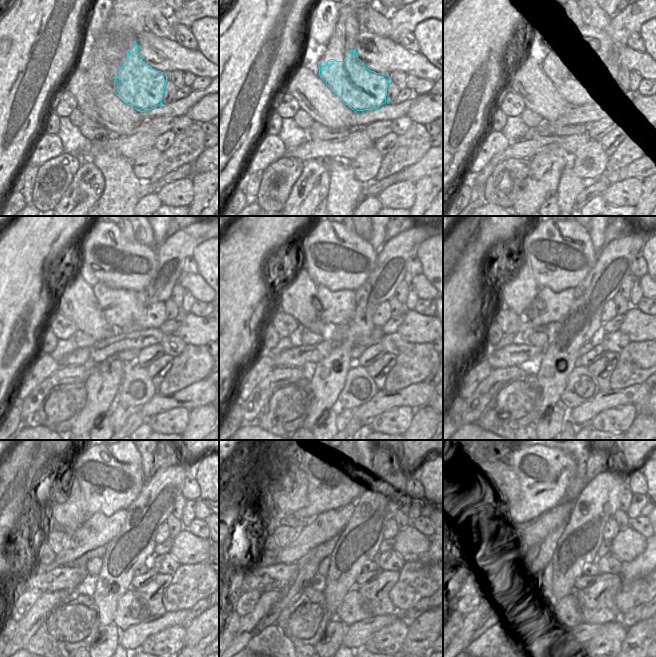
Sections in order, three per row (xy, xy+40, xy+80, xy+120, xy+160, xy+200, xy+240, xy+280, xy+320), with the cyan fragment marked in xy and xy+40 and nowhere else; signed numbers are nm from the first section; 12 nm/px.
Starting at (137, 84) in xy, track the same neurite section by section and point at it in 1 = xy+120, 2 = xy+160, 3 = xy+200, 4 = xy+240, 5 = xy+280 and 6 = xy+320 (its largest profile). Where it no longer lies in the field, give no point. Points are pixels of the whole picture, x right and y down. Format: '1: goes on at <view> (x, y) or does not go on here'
1: goes on at xy+120 (122, 308)
2: goes on at xy+160 (337, 306)
3: goes on at xy+200 (556, 305)
4: goes on at xy+240 (99, 530)
5: goes on at xy+280 (326, 525)
6: goes on at xy+320 (537, 530)

